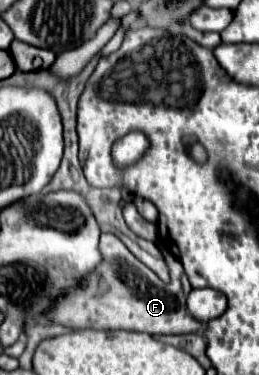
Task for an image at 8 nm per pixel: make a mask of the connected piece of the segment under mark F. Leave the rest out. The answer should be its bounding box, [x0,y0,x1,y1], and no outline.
[50,234,202,336]

